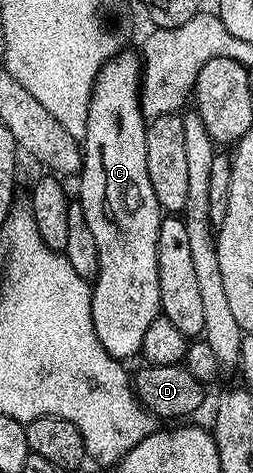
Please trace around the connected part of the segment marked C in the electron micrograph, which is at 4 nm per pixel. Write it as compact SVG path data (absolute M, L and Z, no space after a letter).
M129 50L119 52L102 67L96 78L88 106L84 159L76 196L77 203L84 210L88 230L92 230L92 238L96 238L96 250L100 250L100 270L92 282L90 294L92 326L100 346L104 346L106 353L119 362L126 362L129 356L137 357L141 353L144 334L148 334L148 326L152 326L162 307L156 246L164 213L156 194L152 194L152 182L148 182L148 120L142 115L141 108L143 61L135 53L134 56Z

